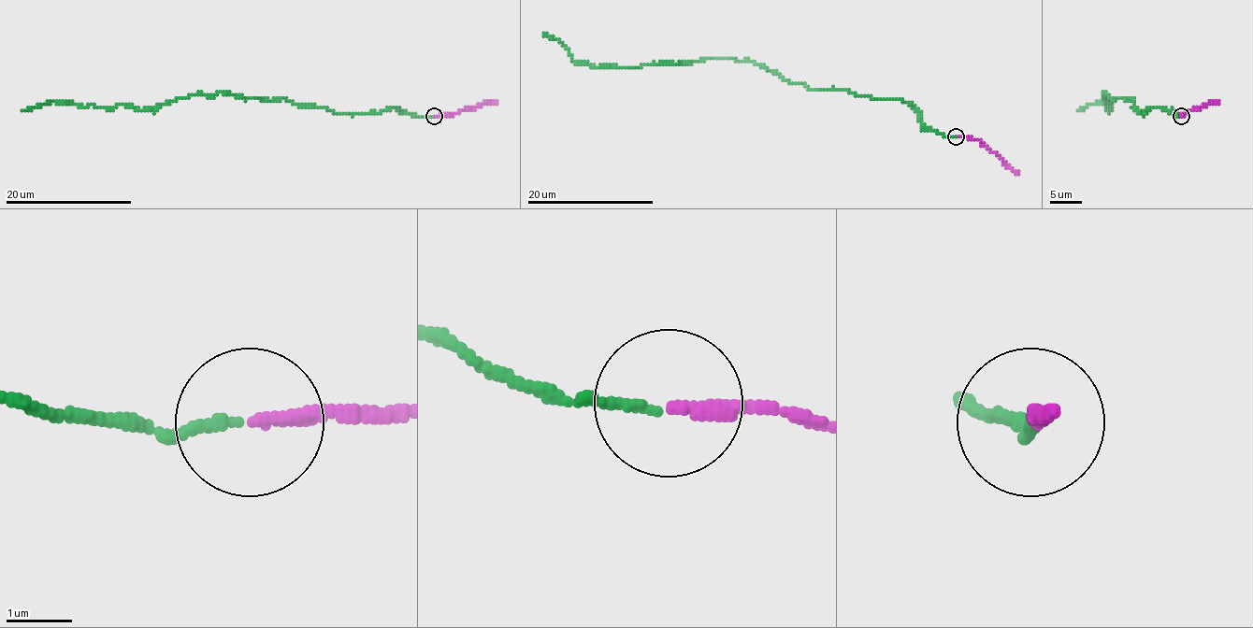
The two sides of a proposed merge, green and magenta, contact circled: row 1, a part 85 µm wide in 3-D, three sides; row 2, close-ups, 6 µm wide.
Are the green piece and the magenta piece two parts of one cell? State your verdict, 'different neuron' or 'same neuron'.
different neuron

